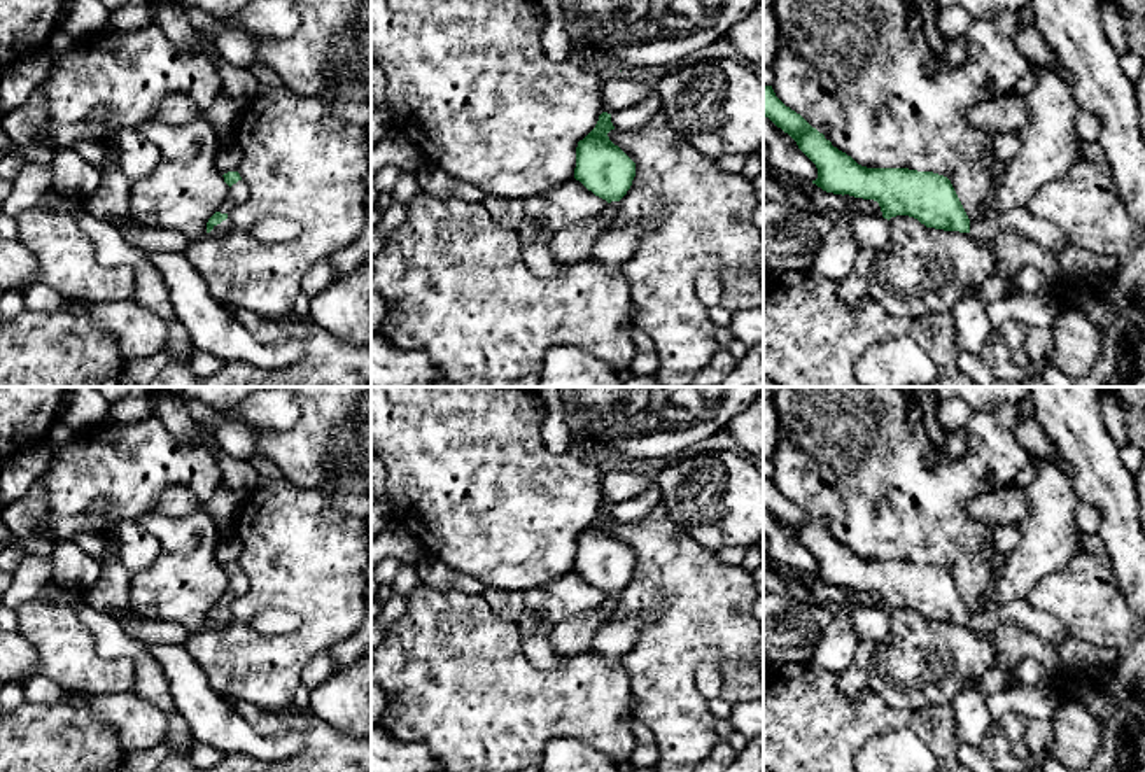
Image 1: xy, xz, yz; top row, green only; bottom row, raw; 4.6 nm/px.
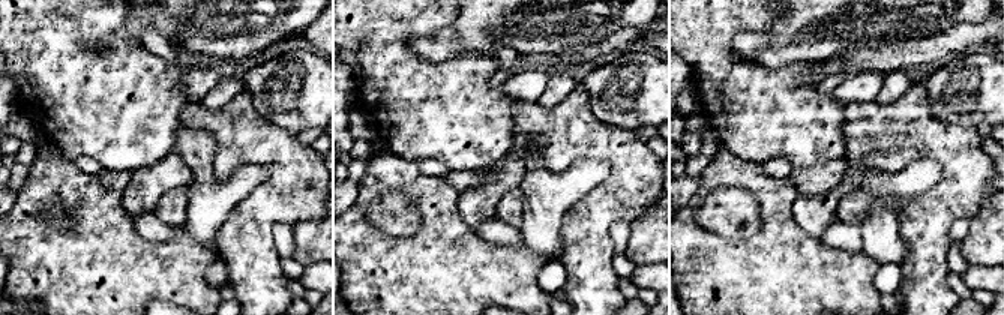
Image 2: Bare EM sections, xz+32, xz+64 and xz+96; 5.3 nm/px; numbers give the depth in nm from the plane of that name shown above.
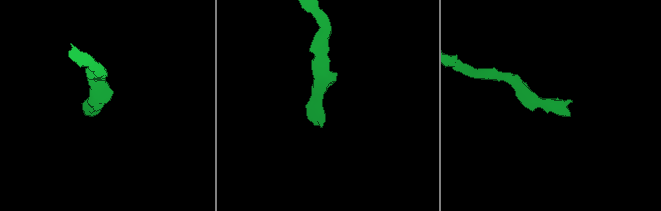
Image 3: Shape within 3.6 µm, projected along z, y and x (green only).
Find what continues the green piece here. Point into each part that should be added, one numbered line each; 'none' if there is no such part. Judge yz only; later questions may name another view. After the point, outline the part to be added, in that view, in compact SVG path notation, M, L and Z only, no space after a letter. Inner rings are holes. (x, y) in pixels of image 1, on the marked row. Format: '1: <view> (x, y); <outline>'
1: yz (1019, 221); M1026 207L1001 210L970 222L970 236L977 242L994 240L1000 233L1014 233L1038 243L1045 252L1059 257L1059 249L1070 245L1068 235L1056 224L1031 214Z

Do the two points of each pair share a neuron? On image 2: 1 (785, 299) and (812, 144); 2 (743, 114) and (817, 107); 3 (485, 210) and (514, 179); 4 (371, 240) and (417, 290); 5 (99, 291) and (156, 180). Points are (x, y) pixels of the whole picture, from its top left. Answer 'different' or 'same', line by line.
1: different
2: same
3: same
4: same
5: different

